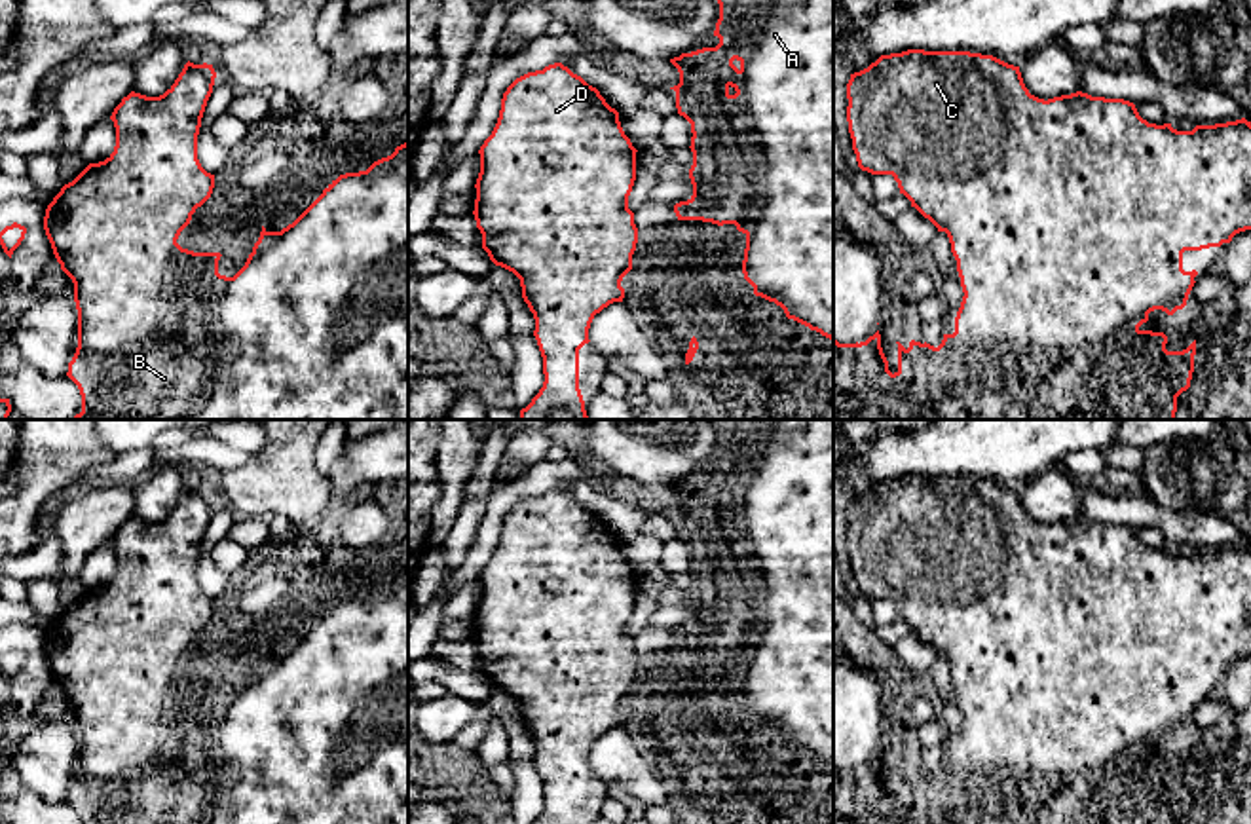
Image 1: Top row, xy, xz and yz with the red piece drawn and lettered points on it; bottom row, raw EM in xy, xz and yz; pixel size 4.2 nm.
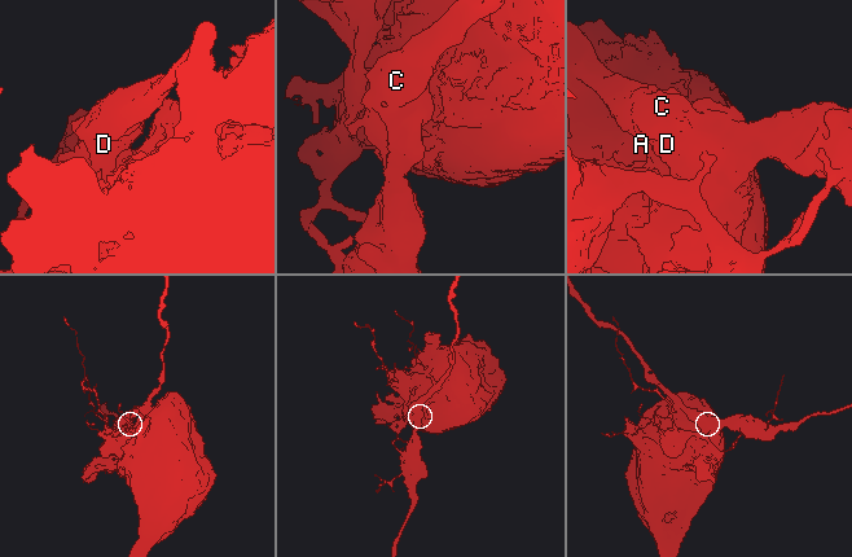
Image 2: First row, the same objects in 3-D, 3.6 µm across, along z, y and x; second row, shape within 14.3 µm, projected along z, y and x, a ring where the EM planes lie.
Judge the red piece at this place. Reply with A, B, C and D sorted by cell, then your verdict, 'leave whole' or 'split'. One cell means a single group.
groups A B C / D; split

